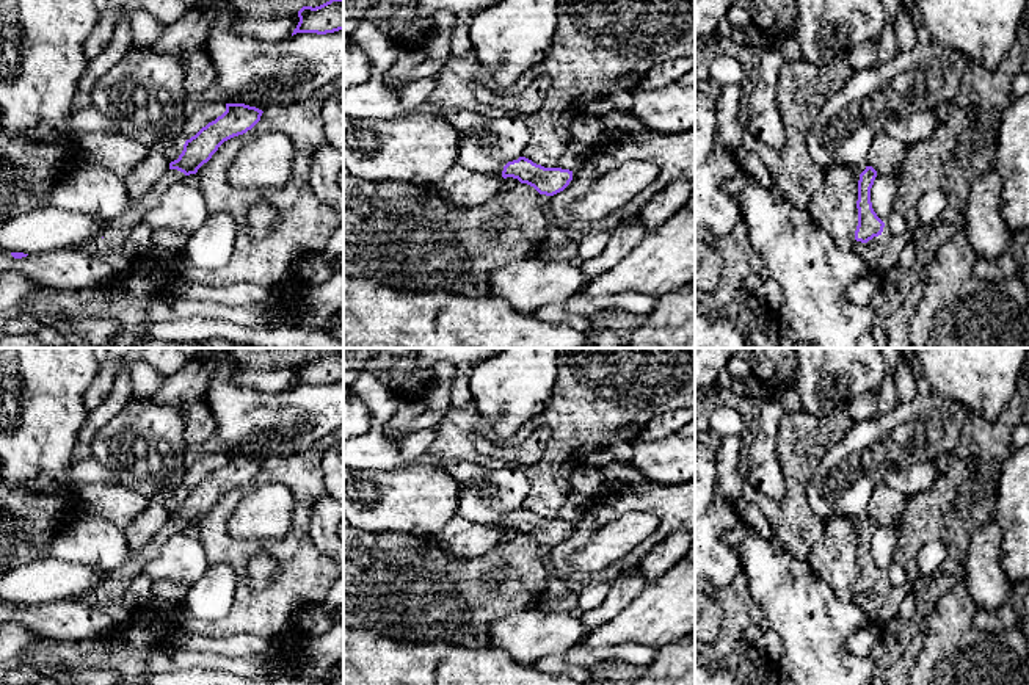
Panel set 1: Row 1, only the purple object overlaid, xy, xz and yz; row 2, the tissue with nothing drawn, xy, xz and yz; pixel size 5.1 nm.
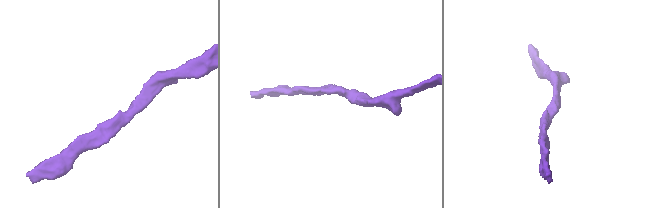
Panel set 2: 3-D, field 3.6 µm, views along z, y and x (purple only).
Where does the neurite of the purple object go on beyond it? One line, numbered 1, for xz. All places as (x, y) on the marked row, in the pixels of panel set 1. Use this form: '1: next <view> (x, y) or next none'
1: next none

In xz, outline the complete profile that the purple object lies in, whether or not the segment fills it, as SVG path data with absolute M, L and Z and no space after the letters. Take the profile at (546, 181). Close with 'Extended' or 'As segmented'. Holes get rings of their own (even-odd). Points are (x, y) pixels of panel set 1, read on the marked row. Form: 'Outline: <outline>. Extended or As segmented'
Outline: M519 157L504 166L502 177L518 179L521 183L533 187L540 194L554 196L569 185L573 180L573 171L544 168L525 157Z. As segmented

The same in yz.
Outline: M866 166L858 180L858 226L855 230L855 240L861 243L867 243L874 237L882 235L885 227L885 223L877 216L871 202L871 188L875 177L877 171L872 166Z. As segmented

